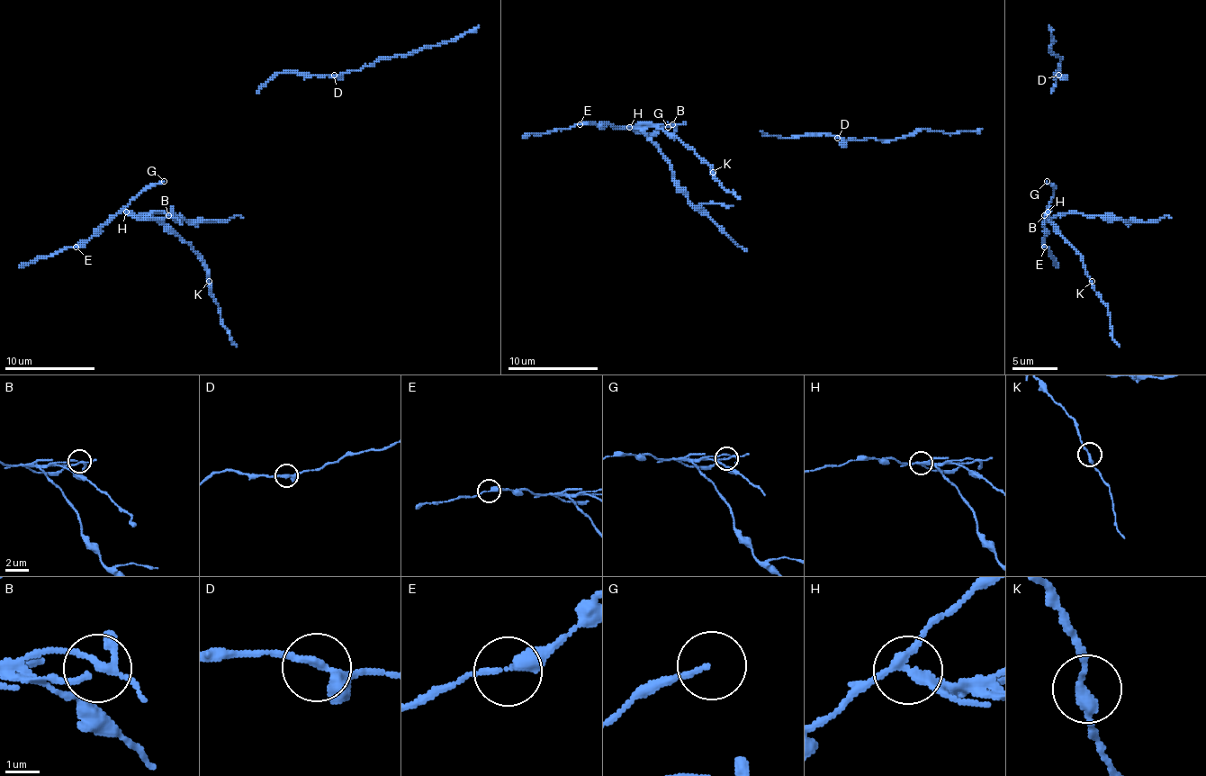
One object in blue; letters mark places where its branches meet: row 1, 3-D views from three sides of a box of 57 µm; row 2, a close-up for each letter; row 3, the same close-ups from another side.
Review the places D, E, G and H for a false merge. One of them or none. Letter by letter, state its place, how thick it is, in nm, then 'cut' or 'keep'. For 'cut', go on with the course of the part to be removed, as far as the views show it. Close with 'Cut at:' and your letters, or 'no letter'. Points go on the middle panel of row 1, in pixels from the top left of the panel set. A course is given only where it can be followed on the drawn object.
D: (837, 138) | 220 nm | keep
E: (580, 124) | 320 nm | keep
G: (668, 127) | 150 nm | keep
H: (629, 127) | 200 nm | cut | (629, 127), (654, 127), (674, 133), (704, 160), (724, 190), (733, 192), (740, 199)
Cut at: H

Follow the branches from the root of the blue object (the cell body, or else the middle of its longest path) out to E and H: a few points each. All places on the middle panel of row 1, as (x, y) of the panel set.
E: (668, 127), (652, 133), (638, 133), (625, 127), (580, 124)
H: (668, 127), (652, 133), (638, 133), (629, 127)

